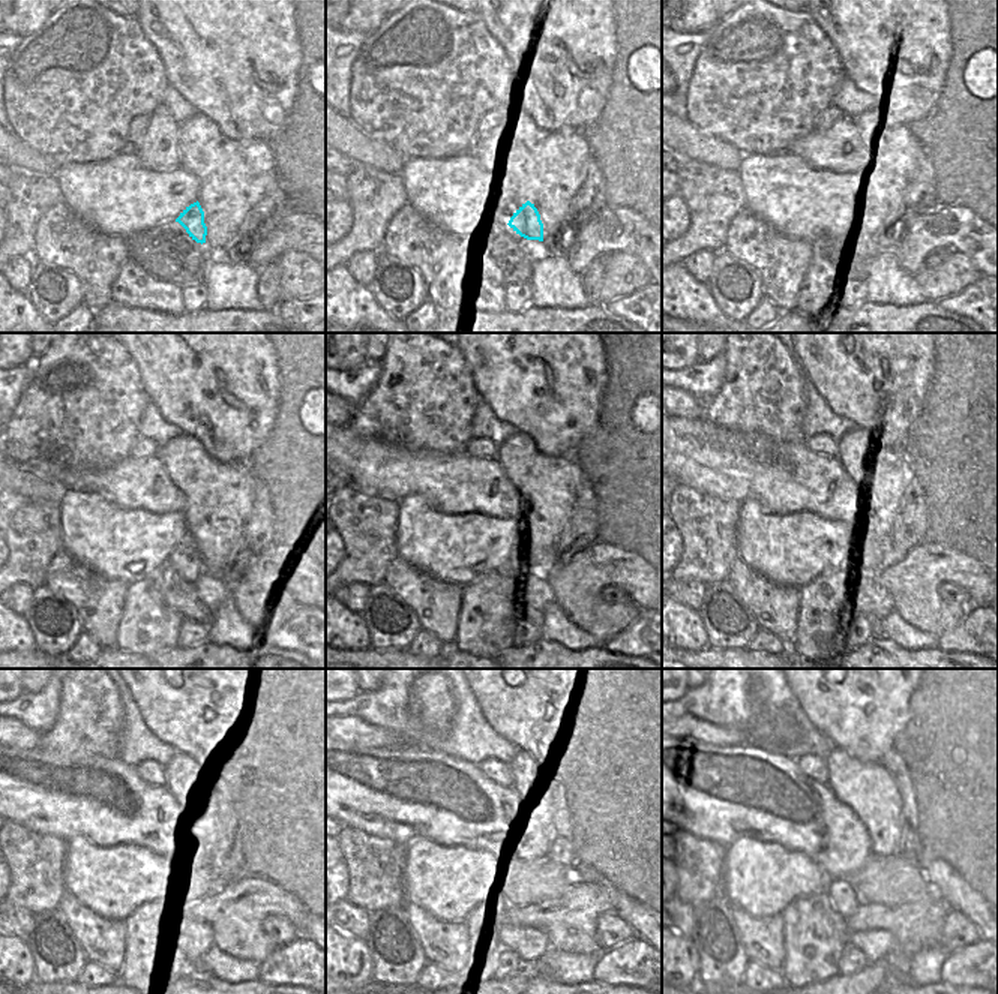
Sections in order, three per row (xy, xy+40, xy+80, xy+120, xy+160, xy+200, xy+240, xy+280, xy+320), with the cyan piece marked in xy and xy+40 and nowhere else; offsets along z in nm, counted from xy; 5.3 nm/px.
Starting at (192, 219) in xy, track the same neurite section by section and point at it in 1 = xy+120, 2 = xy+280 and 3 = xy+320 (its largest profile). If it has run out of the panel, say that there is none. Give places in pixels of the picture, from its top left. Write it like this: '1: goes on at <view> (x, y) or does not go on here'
1: goes on at xy+120 (185, 562)
2: goes on at xy+280 (508, 897)
3: goes on at xy+320 (839, 891)

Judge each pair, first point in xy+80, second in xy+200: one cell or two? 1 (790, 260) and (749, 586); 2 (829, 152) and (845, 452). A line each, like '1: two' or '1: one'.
1: one
2: two

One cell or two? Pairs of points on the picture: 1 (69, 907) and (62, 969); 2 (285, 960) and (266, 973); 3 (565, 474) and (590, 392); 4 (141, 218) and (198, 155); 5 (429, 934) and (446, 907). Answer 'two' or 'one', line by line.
1: two
2: one
3: two
4: two
5: two

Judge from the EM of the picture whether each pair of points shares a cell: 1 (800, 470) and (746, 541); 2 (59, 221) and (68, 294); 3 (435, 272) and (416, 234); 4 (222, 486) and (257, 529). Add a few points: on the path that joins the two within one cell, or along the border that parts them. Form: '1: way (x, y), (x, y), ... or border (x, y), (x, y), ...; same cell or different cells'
1: border (739, 502), (758, 501), (770, 511), (805, 511); different cells
2: border (36, 263), (68, 269), (80, 281), (84, 300); different cells
3: way (435, 263), (435, 257), (423, 243); same cell
4: way (227, 496), (249, 519); same cell

